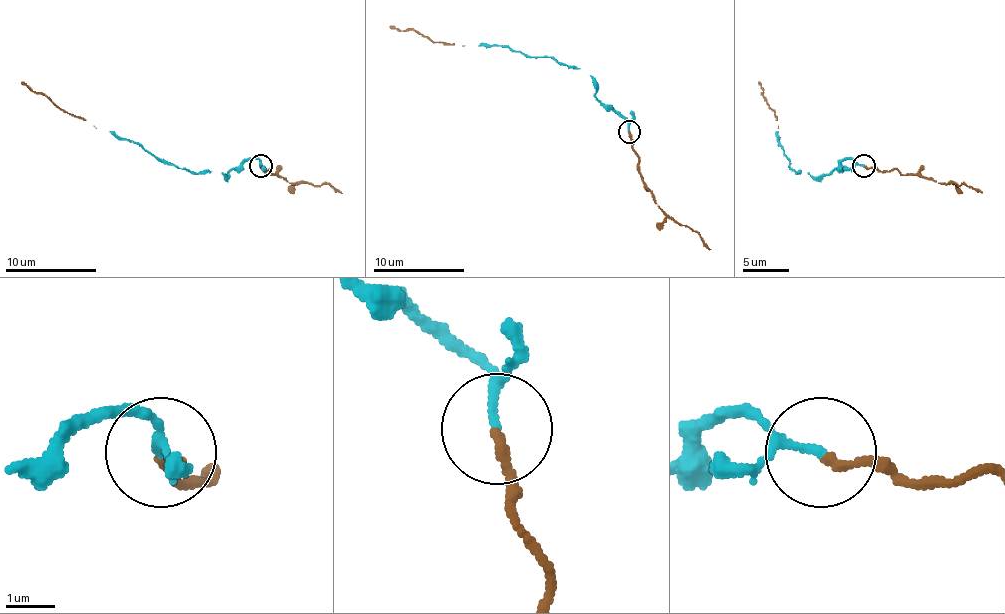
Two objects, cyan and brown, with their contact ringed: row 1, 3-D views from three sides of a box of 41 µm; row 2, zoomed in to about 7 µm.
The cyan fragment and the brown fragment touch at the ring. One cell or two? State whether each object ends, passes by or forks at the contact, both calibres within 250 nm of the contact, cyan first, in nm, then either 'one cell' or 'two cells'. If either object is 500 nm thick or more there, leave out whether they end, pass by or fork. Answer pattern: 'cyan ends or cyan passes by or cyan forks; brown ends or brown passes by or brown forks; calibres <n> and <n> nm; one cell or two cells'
cyan passes by; brown ends; calibres 120 and 180 nm; one cell

